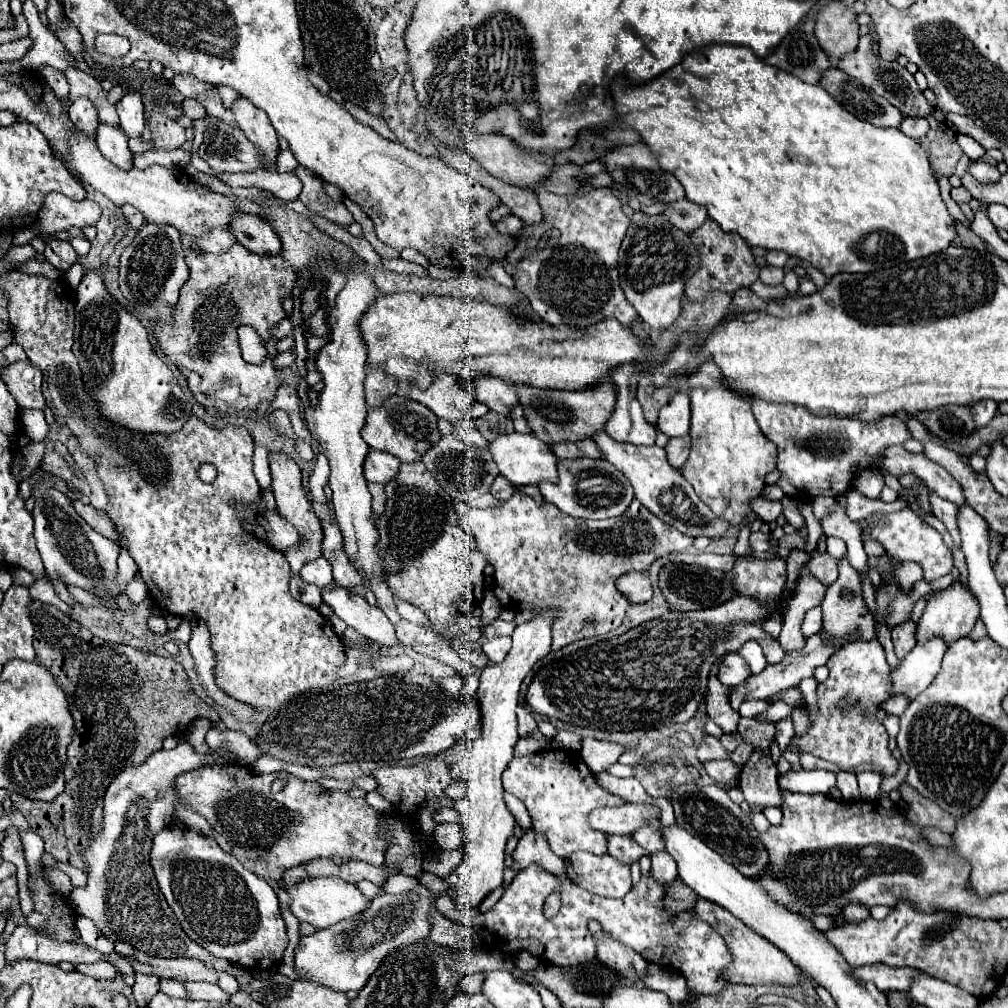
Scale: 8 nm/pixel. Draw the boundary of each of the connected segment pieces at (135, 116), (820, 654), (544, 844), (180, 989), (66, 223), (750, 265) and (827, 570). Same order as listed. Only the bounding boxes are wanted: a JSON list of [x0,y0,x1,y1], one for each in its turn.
[[116,93,146,139],[732,631,854,711],[511,829,566,877],[160,979,188,999],[38,193,100,239],[686,219,760,299],[806,553,838,587]]

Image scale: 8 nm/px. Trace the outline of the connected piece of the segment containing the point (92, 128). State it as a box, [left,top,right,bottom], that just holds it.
[70,99,100,135]

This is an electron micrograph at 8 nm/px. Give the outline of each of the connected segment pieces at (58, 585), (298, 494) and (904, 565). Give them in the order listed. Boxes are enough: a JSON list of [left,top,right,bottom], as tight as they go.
[[51,580,78,606],[270,453,322,573],[896,562,923,594]]

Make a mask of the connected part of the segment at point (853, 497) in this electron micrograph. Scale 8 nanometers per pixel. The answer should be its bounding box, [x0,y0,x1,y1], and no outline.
[846,487,904,521]

